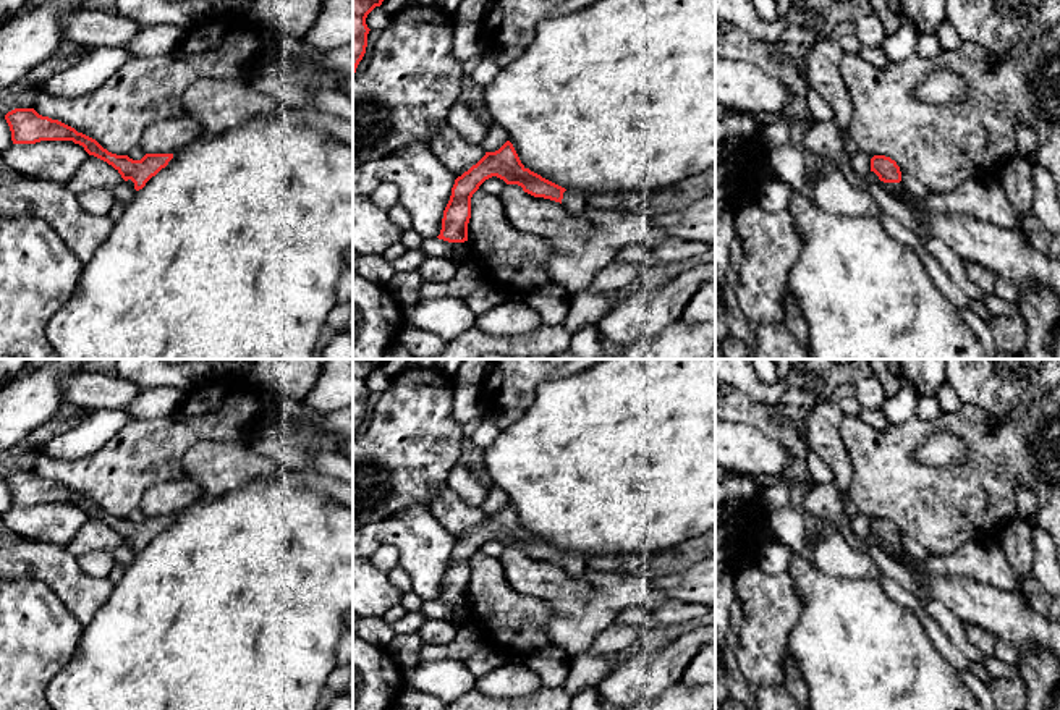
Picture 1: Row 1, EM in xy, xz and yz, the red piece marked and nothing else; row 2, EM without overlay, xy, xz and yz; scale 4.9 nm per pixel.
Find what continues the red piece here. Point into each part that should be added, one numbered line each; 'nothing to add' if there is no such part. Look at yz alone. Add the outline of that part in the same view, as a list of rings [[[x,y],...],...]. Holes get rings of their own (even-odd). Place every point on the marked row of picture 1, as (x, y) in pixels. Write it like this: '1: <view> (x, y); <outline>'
nothing to add

